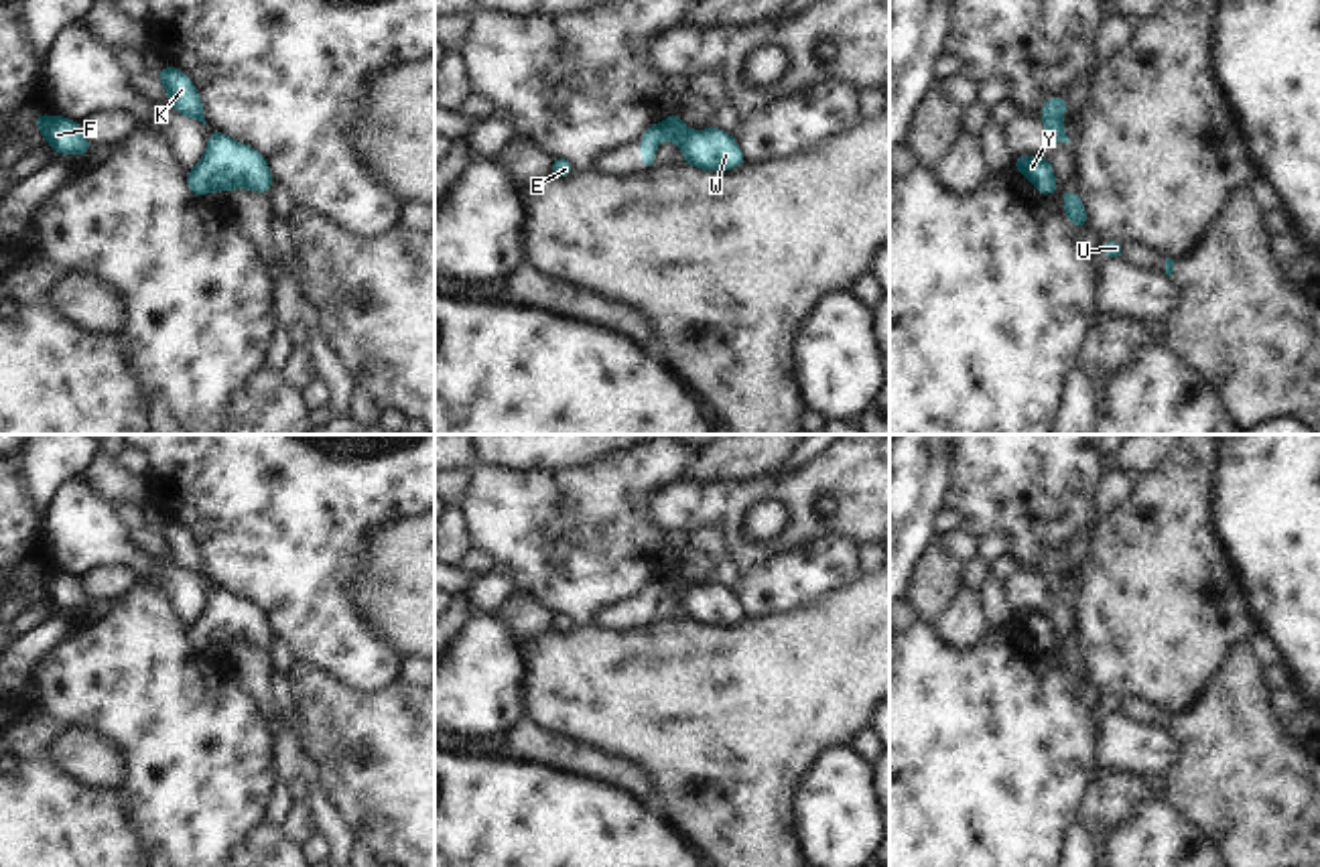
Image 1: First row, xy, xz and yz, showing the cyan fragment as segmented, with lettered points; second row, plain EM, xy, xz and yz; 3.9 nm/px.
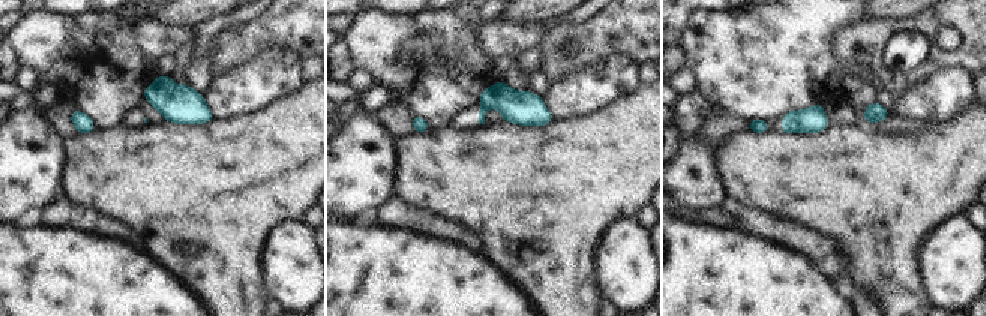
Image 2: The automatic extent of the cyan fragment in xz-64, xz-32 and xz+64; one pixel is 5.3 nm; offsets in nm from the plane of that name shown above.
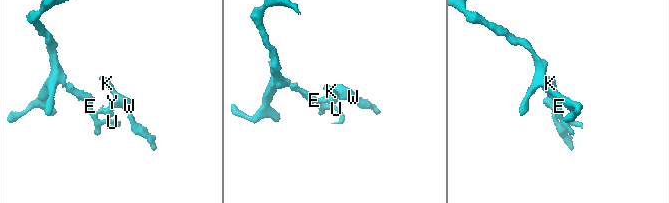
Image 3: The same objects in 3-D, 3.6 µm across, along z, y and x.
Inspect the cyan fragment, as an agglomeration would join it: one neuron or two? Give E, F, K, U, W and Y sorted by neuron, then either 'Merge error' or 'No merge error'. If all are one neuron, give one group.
Groups: E F K U W Y. No merge error

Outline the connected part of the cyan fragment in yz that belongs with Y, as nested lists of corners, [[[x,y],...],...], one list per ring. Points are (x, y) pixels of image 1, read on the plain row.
[[[1015,611],[1013,619],[1032,640],[1038,642],[1040,650],[1046,652],[1058,646],[1066,658],[1064,670],[1080,684],[1086,682],[1086,668],[1078,648],[1066,648],[1056,642],[1052,619],[1040,611]]]

